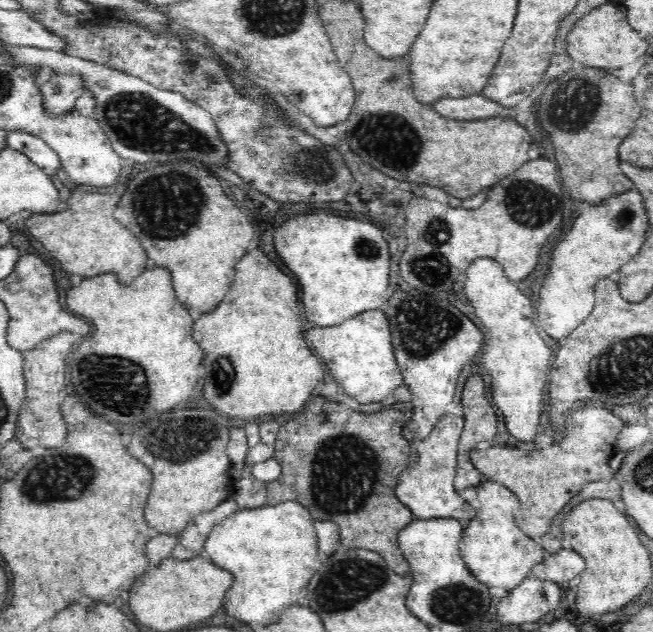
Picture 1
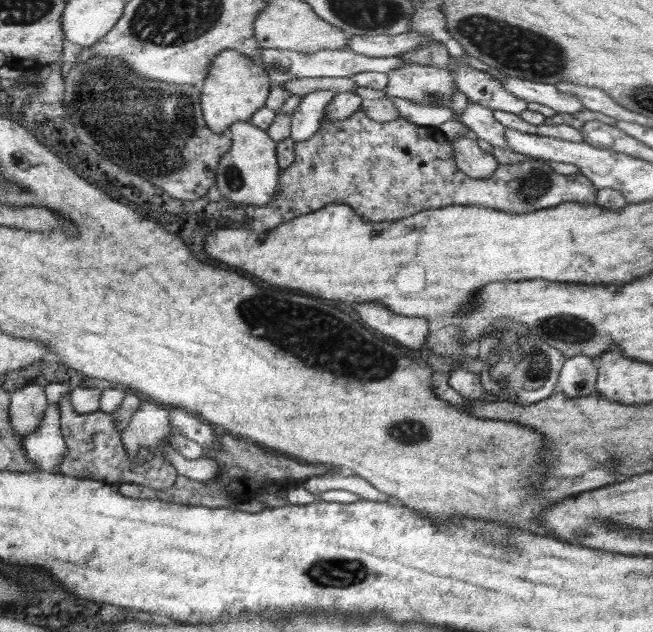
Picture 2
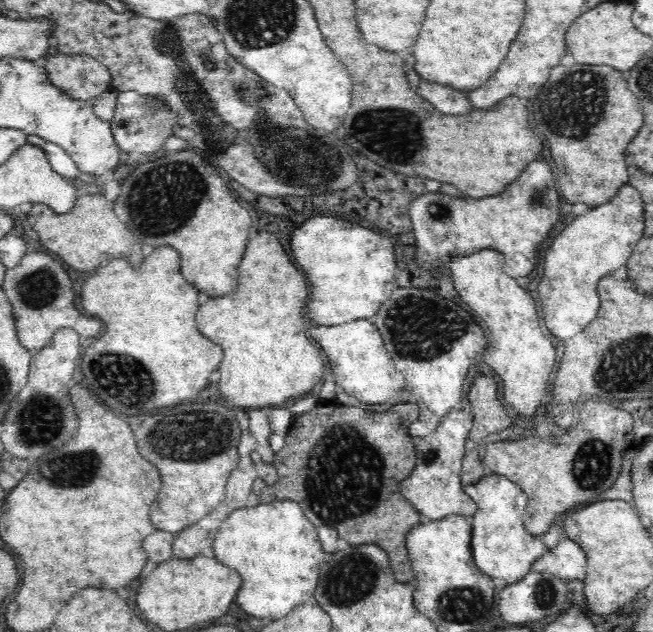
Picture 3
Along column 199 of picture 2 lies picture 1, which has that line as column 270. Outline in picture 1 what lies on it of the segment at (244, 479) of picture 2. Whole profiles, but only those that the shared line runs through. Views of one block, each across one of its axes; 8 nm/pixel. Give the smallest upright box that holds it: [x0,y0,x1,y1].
[266,394,415,576]

